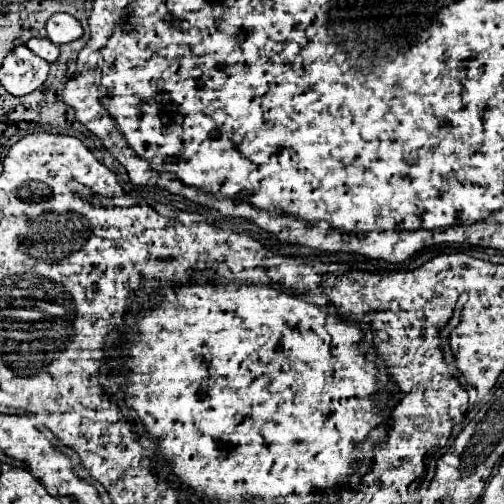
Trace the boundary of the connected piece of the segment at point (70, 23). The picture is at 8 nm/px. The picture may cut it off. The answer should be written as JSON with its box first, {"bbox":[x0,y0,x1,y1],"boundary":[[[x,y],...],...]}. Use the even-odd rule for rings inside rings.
{"bbox":[47,14,83,44],"boundary":[[[55,14],[47,20],[47,38],[53,44],[67,44],[83,36],[81,24],[69,14]]]}

